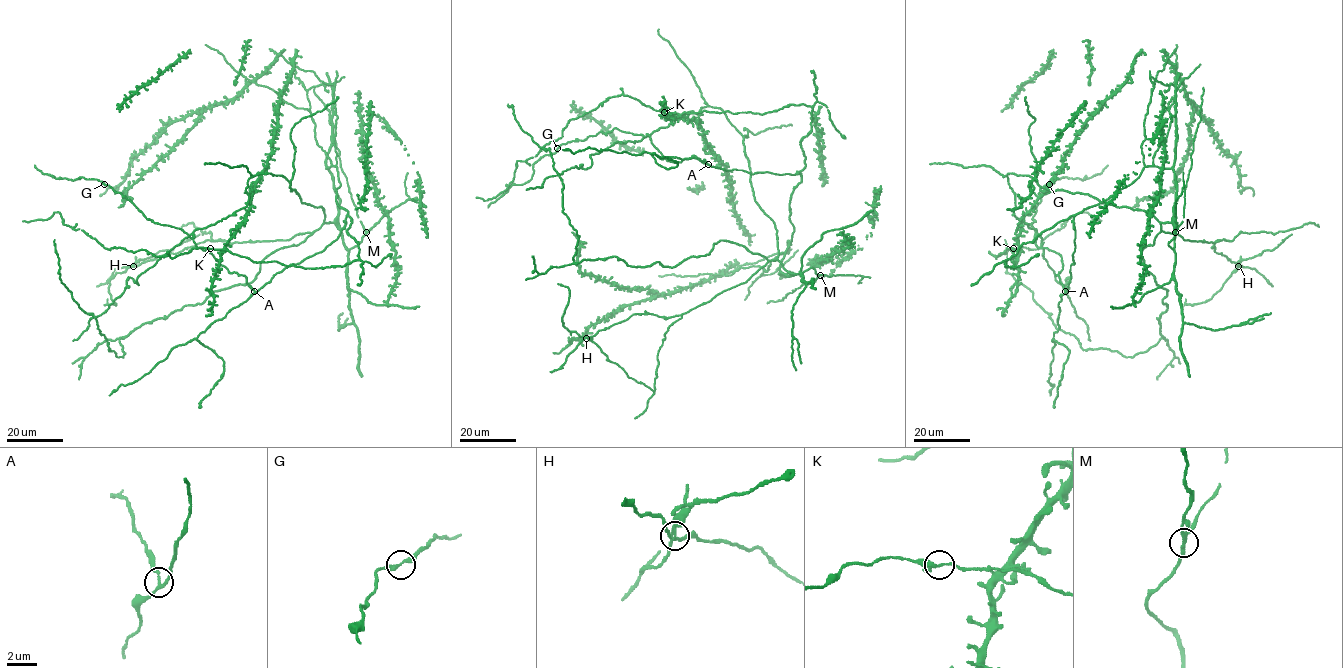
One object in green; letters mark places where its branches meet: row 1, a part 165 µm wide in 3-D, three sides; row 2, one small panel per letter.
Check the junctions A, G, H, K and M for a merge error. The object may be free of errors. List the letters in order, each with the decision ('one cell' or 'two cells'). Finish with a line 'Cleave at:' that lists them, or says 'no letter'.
A: one cell
G: one cell
H: two cells
K: one cell
M: one cell
Cleave at: H

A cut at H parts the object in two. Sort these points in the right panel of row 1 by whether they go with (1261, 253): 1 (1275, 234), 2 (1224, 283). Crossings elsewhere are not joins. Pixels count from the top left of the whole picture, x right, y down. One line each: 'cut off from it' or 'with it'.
1: cut off from it
2: with it

